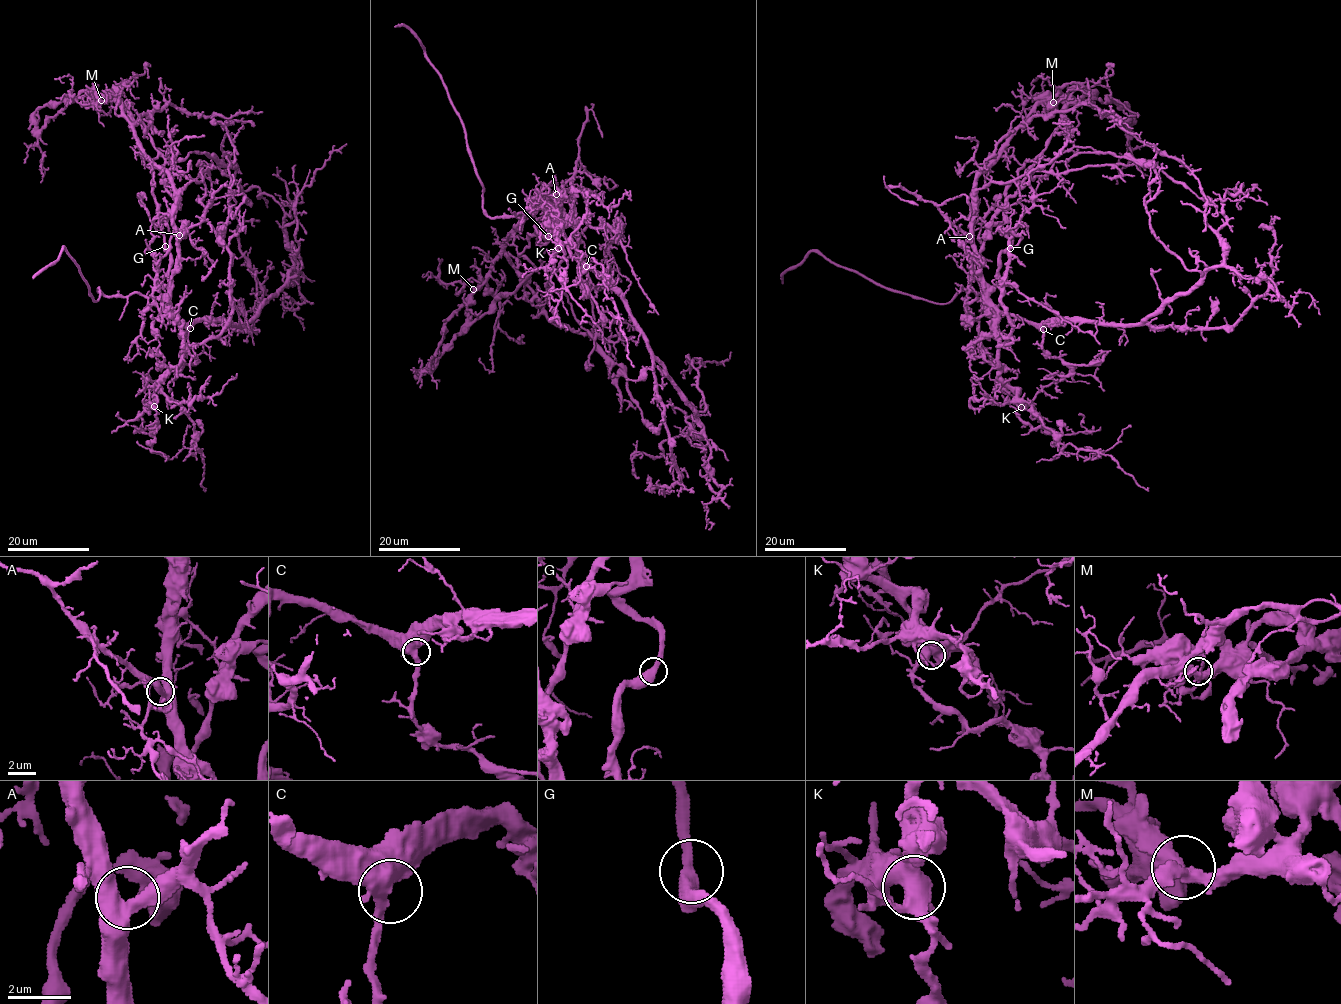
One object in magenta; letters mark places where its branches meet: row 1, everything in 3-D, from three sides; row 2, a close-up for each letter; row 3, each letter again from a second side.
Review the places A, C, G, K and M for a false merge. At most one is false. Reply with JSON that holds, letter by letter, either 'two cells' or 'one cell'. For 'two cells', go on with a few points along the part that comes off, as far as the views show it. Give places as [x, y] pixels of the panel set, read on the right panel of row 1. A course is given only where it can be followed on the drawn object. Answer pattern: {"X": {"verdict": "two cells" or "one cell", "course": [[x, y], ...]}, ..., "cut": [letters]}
{"A": {"verdict": "one cell"}, "C": {"verdict": "one cell"}, "G": {"verdict": "one cell"}, "K": {"verdict": "one cell"}, "M": {"verdict": "one cell"}, "cut": []}

